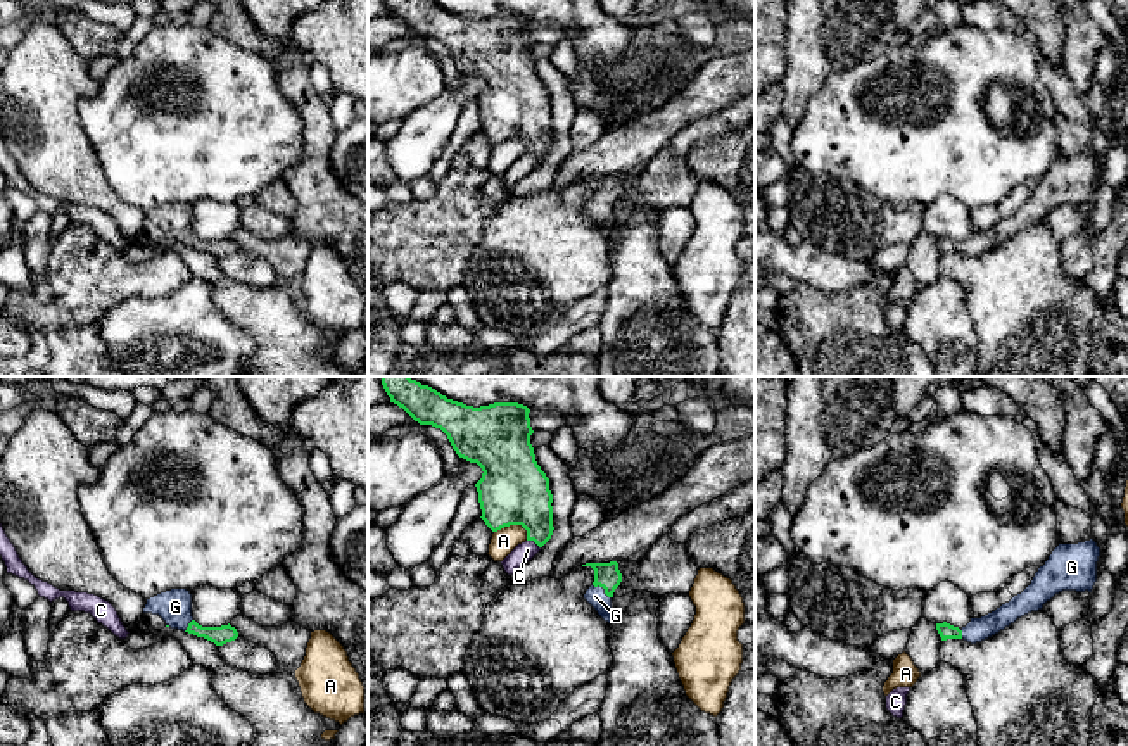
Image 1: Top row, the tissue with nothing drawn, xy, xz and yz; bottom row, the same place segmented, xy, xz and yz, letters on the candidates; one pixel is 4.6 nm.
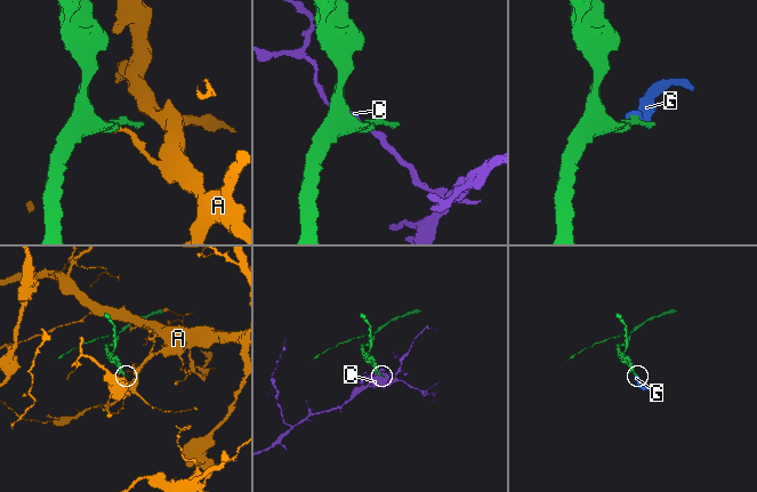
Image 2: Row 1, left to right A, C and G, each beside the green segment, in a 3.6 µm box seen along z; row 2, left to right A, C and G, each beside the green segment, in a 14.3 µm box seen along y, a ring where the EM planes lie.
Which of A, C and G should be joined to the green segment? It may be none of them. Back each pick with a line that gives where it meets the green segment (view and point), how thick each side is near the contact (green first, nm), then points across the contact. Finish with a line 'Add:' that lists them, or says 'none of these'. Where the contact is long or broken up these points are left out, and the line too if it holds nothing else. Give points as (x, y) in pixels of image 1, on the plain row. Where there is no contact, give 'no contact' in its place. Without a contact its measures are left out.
G: meets green in xz at (603, 201); 120 nm thick on the green side, 90 nm on the other; runs through xz (607, 189), (603, 201), (595, 209)
Add: G

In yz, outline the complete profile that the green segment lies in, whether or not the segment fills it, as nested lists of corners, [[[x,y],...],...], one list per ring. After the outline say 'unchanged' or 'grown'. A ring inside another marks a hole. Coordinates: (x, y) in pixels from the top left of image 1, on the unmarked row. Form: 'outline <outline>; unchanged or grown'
outline [[[1093,152],[1059,157],[1045,178],[1038,181],[1031,197],[1009,216],[981,231],[971,231],[962,242],[943,235],[936,237],[936,243],[941,254],[964,252],[976,257],[998,247],[1017,231],[1042,223],[1047,214],[1062,204],[1092,205],[1097,195],[1099,169],[1100,161]]]; grown

